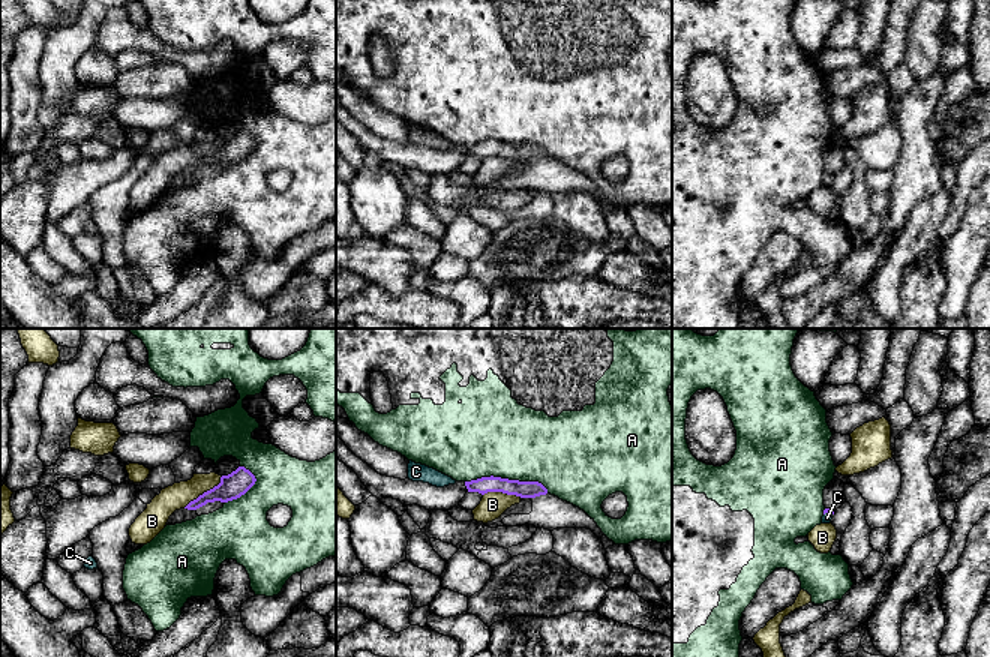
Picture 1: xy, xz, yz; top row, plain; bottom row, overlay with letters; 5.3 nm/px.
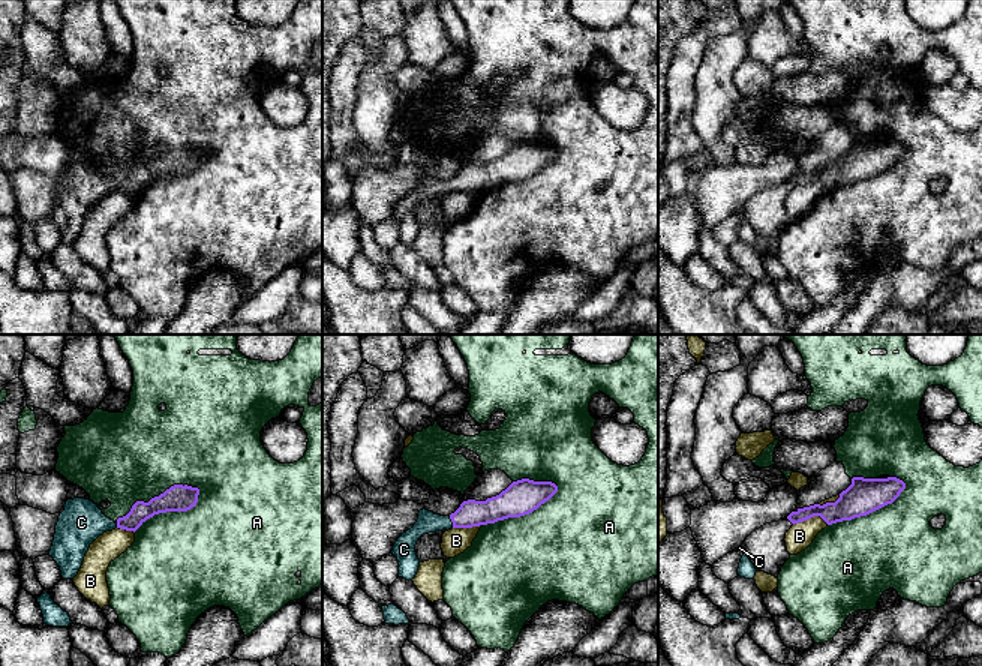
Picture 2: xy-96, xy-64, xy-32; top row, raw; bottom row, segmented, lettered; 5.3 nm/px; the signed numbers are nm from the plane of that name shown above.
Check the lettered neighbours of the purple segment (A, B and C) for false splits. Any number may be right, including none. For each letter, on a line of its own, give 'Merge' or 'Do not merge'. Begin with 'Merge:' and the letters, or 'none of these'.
Merge: C
A: Do not merge
B: Do not merge
C: Merge

